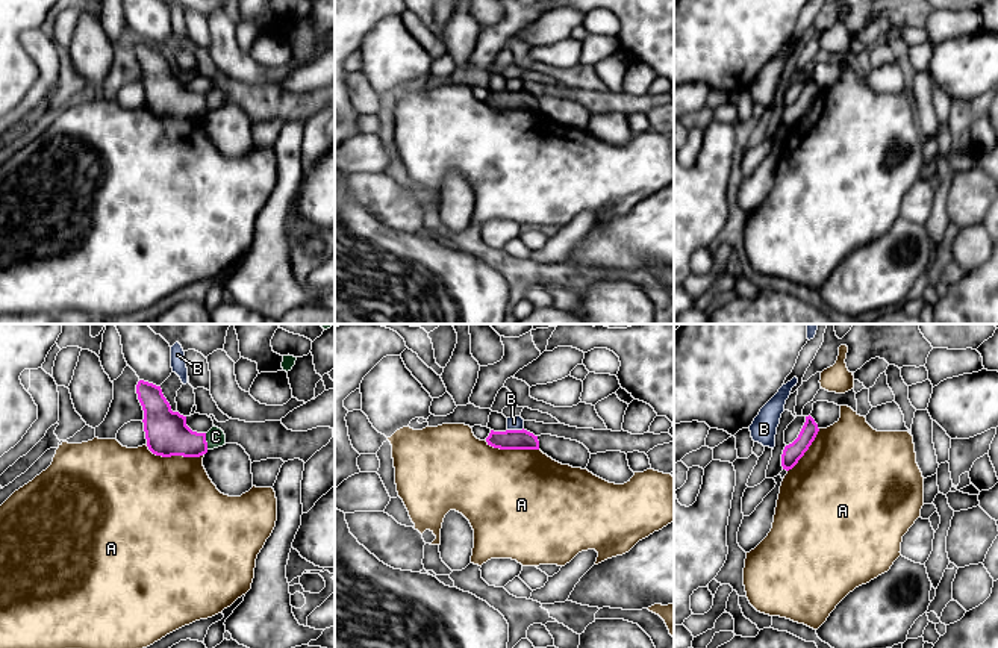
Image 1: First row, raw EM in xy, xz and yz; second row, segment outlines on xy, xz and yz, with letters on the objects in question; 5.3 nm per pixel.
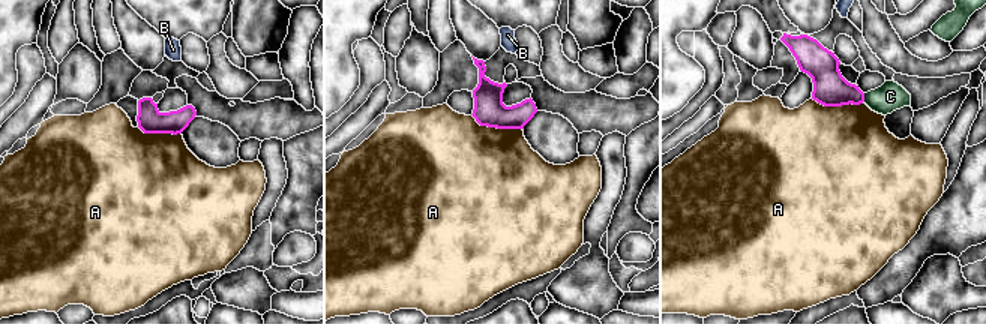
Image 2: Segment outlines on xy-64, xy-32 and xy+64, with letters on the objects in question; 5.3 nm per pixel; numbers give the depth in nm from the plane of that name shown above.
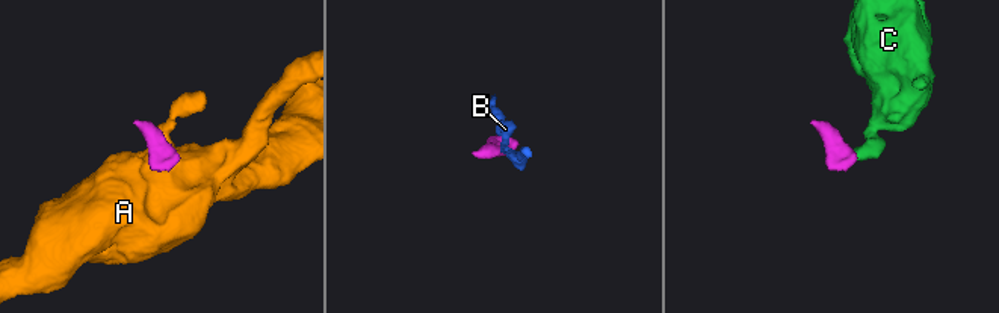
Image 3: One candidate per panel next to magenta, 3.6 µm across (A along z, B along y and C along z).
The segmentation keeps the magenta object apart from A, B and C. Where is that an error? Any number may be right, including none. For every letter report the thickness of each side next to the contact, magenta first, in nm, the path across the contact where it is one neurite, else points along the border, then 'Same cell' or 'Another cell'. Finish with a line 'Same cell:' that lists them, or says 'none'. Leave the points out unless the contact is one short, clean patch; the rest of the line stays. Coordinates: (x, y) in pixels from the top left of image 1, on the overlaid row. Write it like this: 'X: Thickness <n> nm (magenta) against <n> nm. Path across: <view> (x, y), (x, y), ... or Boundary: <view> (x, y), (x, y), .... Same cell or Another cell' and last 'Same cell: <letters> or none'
A: Thickness 220 nm (magenta) against 480 nm. Boundary: xy (146, 444), (153, 453), (162, 456), (200, 456), (203, 453). Another cell
B: Thickness 110 nm (magenta) against 80 nm. Boundary: xz (523, 427), (508, 430). Another cell
C: Thickness 220 nm (magenta) against 100 nm. Boundary: xy (205, 433), (208, 448). Another cell
Same cell: none

